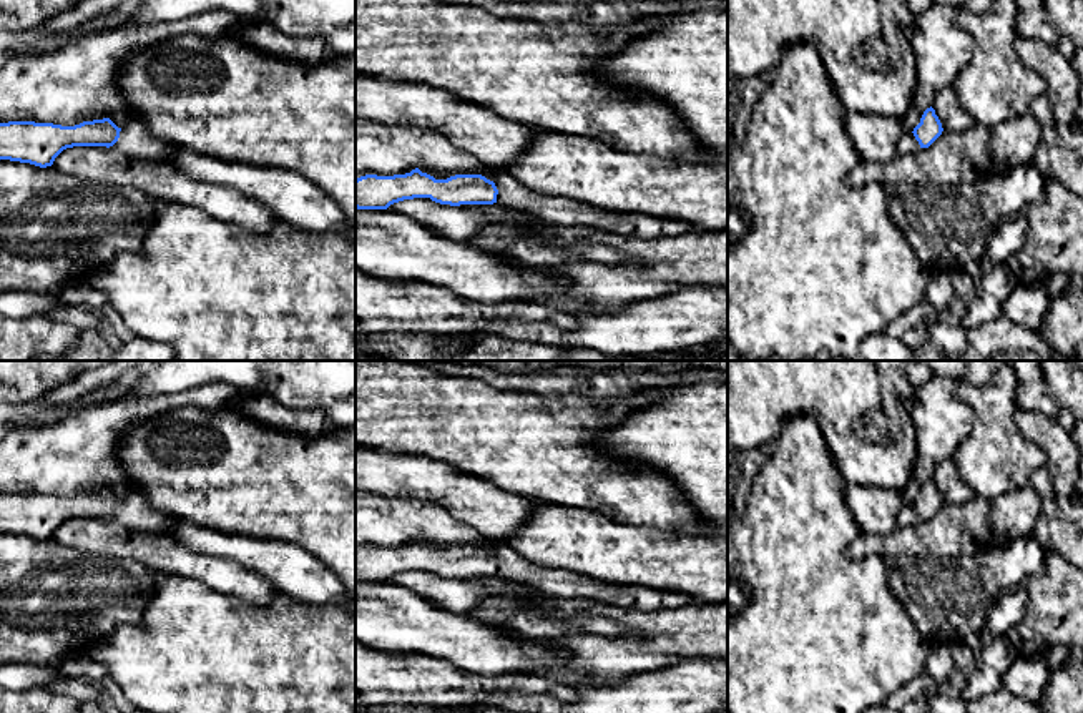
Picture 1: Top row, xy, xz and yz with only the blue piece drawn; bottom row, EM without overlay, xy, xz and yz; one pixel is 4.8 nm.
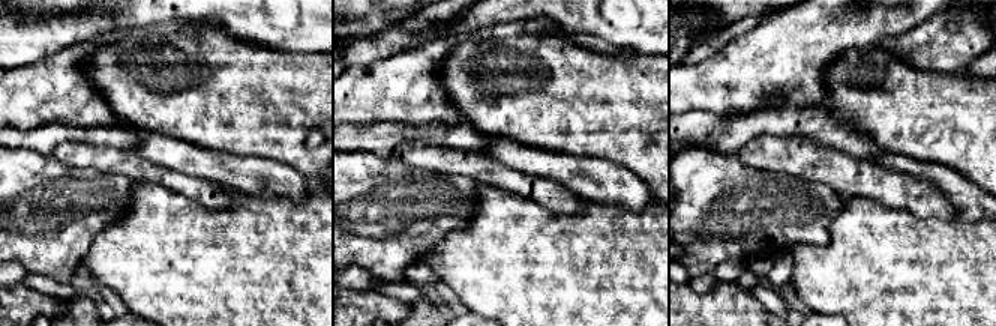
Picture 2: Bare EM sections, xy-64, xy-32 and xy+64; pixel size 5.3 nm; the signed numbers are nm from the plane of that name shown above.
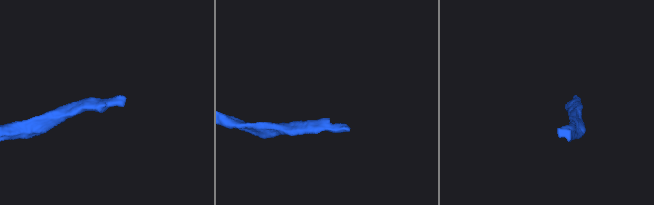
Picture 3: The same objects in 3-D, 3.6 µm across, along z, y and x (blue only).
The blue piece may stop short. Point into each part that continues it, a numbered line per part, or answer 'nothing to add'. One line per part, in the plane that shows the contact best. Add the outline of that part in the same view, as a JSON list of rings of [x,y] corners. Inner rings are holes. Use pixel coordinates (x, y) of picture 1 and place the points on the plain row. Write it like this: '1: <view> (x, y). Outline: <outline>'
1: xy (135, 512). Outline: [[[133,489],[121,500],[118,514],[110,520],[141,532],[164,532],[181,519],[151,507],[141,492]]]

